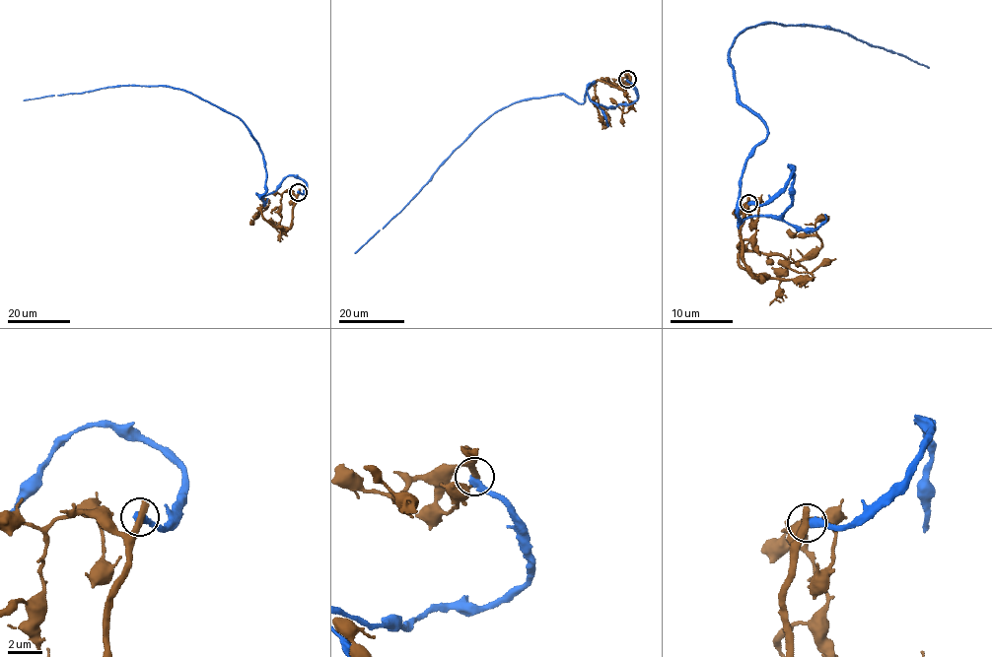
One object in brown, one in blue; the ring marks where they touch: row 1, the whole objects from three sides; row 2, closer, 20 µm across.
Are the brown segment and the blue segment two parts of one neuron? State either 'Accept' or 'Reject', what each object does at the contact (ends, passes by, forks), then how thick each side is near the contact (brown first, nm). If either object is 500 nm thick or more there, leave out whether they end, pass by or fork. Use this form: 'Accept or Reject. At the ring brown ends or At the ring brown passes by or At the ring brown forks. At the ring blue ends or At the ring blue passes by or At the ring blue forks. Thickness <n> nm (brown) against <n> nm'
Reject. At the ring brown ends. At the ring blue ends. Thickness 480 nm (brown) against 480 nm

